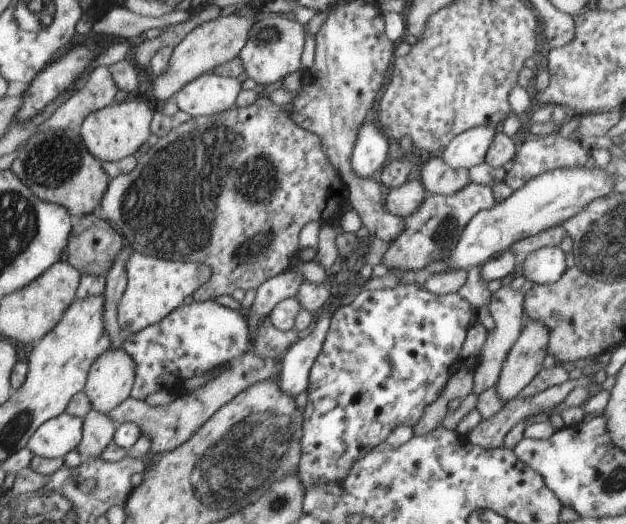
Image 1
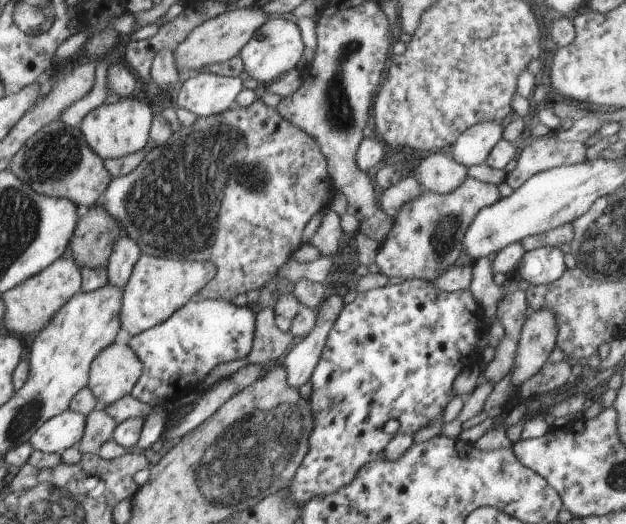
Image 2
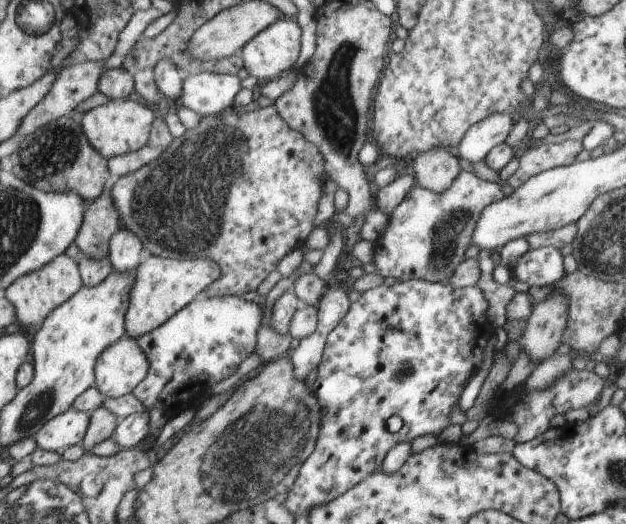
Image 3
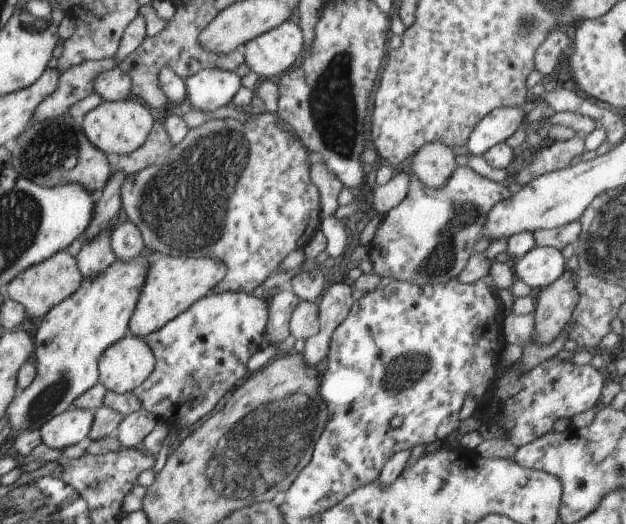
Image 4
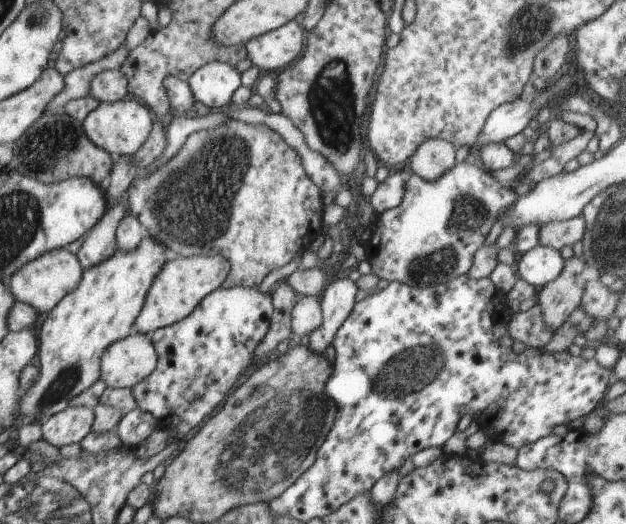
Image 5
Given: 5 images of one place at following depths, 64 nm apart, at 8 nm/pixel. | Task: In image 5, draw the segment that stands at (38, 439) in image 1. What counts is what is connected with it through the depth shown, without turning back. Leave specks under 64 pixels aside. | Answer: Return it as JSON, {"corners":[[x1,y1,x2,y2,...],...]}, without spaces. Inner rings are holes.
{"corners":[[70,404,42,424,43,438,57,447,80,442,92,431,94,419,93,408]]}

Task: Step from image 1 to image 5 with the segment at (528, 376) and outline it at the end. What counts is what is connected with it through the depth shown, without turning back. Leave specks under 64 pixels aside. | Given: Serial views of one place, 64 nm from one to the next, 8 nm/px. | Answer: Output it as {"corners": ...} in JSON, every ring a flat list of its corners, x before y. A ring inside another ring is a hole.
{"corners":[[570,257,558,278,539,288,536,298,551,329,556,330,581,304,587,282,582,272,586,267,582,257]]}

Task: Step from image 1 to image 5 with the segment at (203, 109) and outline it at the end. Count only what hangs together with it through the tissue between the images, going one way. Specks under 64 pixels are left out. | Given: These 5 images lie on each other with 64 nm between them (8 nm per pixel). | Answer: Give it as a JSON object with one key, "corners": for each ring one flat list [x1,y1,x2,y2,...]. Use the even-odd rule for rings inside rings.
{"corners":[[216,59,196,69,187,83,195,100,214,111,229,104,234,91,241,85,241,74,230,63]]}

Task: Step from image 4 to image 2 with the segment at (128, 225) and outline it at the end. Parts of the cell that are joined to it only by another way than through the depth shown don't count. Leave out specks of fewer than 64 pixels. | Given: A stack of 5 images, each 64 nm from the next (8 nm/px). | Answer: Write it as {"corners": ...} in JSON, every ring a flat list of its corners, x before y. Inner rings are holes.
{"corners":[[124,233,120,234,113,244,112,254,106,266,108,283,124,288,141,254,140,247,134,240]]}

